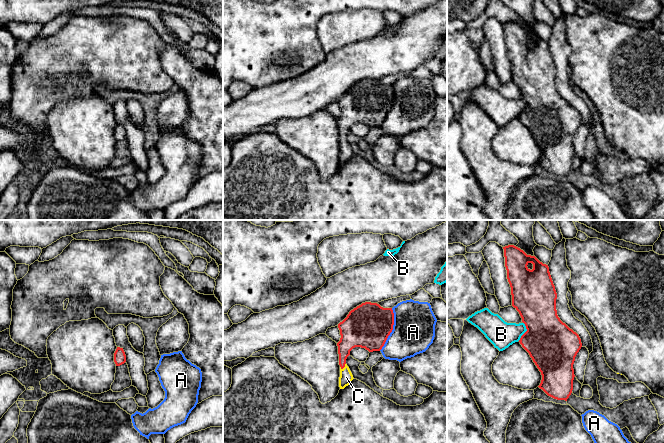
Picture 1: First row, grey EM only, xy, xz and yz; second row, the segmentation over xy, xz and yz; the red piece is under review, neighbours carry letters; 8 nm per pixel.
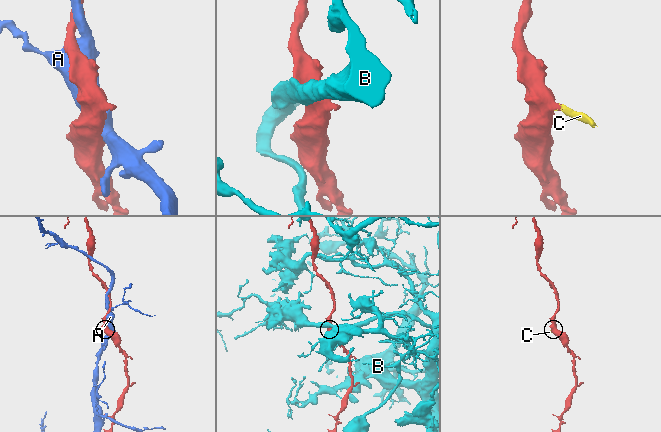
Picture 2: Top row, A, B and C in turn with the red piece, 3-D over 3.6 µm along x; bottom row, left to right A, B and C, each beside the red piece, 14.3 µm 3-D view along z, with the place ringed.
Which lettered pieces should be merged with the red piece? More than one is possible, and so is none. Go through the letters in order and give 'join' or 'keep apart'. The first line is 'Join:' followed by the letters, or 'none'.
Join: C
A: keep apart
B: keep apart
C: join

